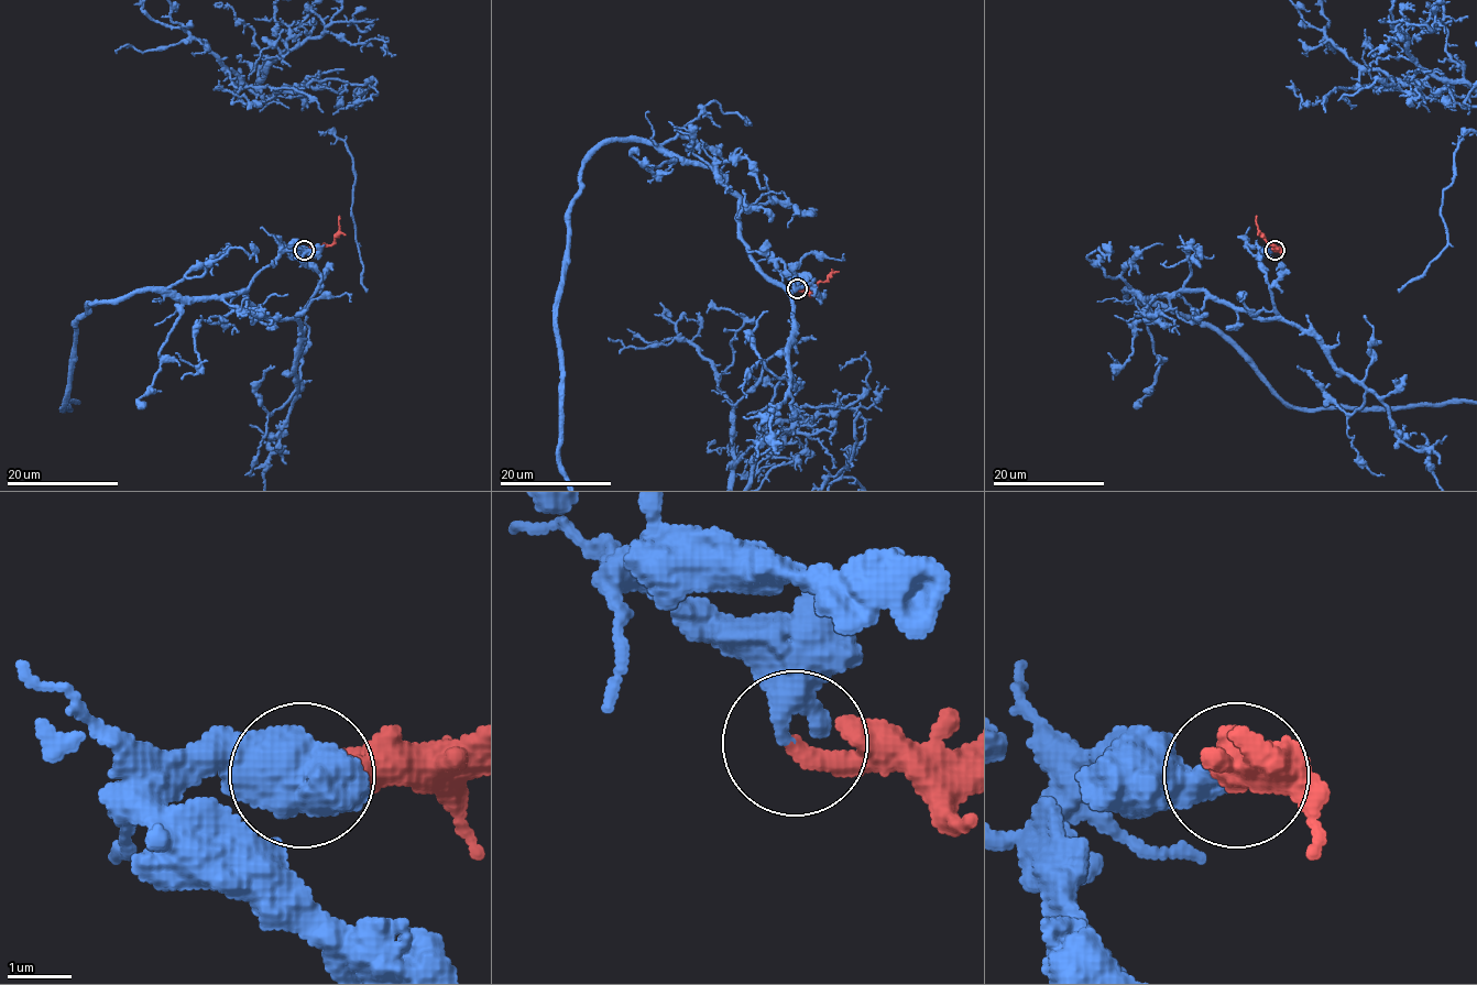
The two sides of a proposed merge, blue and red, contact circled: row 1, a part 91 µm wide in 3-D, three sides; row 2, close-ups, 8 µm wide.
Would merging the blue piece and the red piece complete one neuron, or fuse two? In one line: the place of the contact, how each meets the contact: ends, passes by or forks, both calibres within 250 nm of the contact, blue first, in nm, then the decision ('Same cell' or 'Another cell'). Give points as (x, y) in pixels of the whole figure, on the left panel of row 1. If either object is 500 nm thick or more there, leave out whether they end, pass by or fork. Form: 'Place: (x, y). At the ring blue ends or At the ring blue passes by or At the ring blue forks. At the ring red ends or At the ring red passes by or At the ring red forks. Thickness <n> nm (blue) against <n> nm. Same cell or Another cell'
Place: (304, 250). At the ring blue passes by. At the ring red ends. Thickness 260 nm (blue) against 320 nm. Same cell

